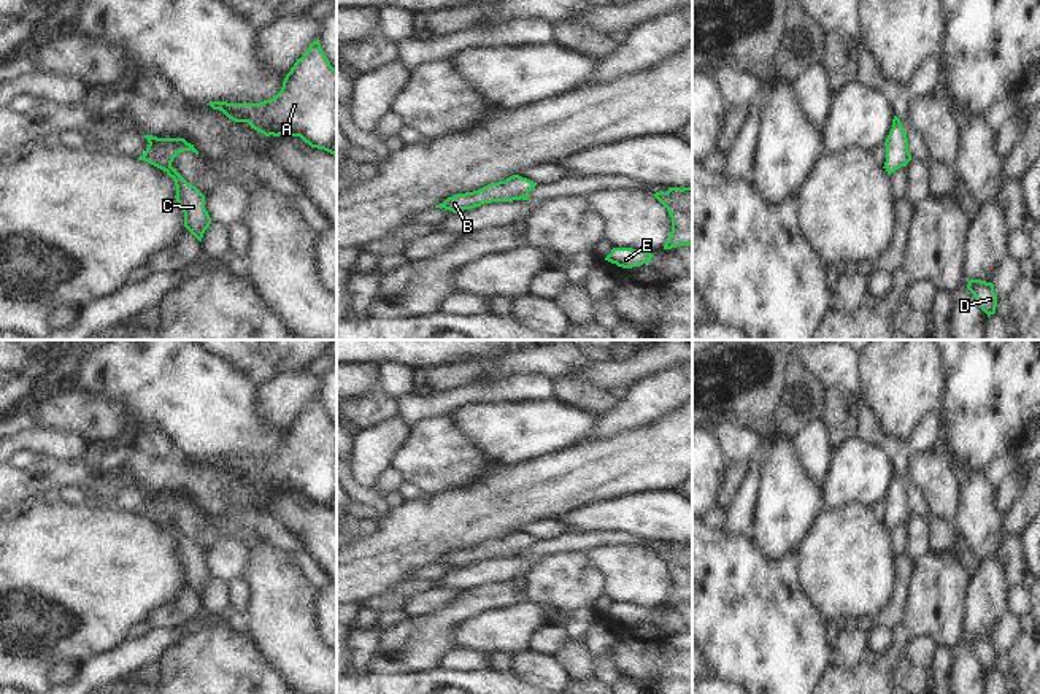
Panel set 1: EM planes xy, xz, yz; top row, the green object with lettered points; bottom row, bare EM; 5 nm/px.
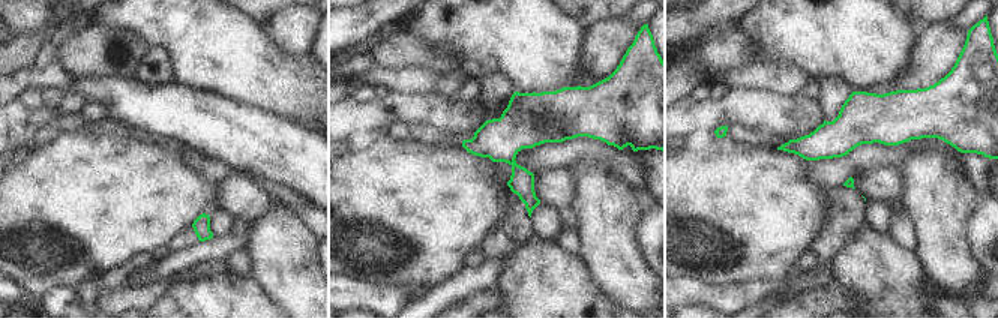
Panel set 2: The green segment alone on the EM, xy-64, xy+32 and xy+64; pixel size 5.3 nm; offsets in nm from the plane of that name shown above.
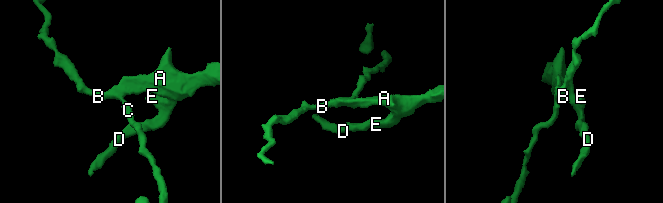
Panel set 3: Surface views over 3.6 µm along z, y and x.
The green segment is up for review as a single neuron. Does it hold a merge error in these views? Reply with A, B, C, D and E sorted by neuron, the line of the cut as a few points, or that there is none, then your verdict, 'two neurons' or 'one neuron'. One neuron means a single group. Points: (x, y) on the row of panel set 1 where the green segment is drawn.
groups A B C D E; cut none; one neuron

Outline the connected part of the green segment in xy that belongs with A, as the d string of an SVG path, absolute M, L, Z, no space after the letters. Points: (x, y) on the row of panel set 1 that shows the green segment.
M319 40L297 59L273 98L260 103L206 105L235 122L248 122L265 137L300 137L311 148L337 156L337 70Z

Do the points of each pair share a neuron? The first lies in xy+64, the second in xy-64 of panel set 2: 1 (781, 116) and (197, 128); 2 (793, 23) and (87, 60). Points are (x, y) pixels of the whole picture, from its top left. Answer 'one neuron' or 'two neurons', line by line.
1: two neurons
2: two neurons

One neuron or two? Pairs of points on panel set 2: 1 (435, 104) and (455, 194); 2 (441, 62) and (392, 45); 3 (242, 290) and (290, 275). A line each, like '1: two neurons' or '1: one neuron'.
1: two neurons
2: one neuron
3: two neurons

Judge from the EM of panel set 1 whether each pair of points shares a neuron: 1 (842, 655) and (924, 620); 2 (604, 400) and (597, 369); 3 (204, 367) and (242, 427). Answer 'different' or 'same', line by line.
1: different
2: different
3: same

